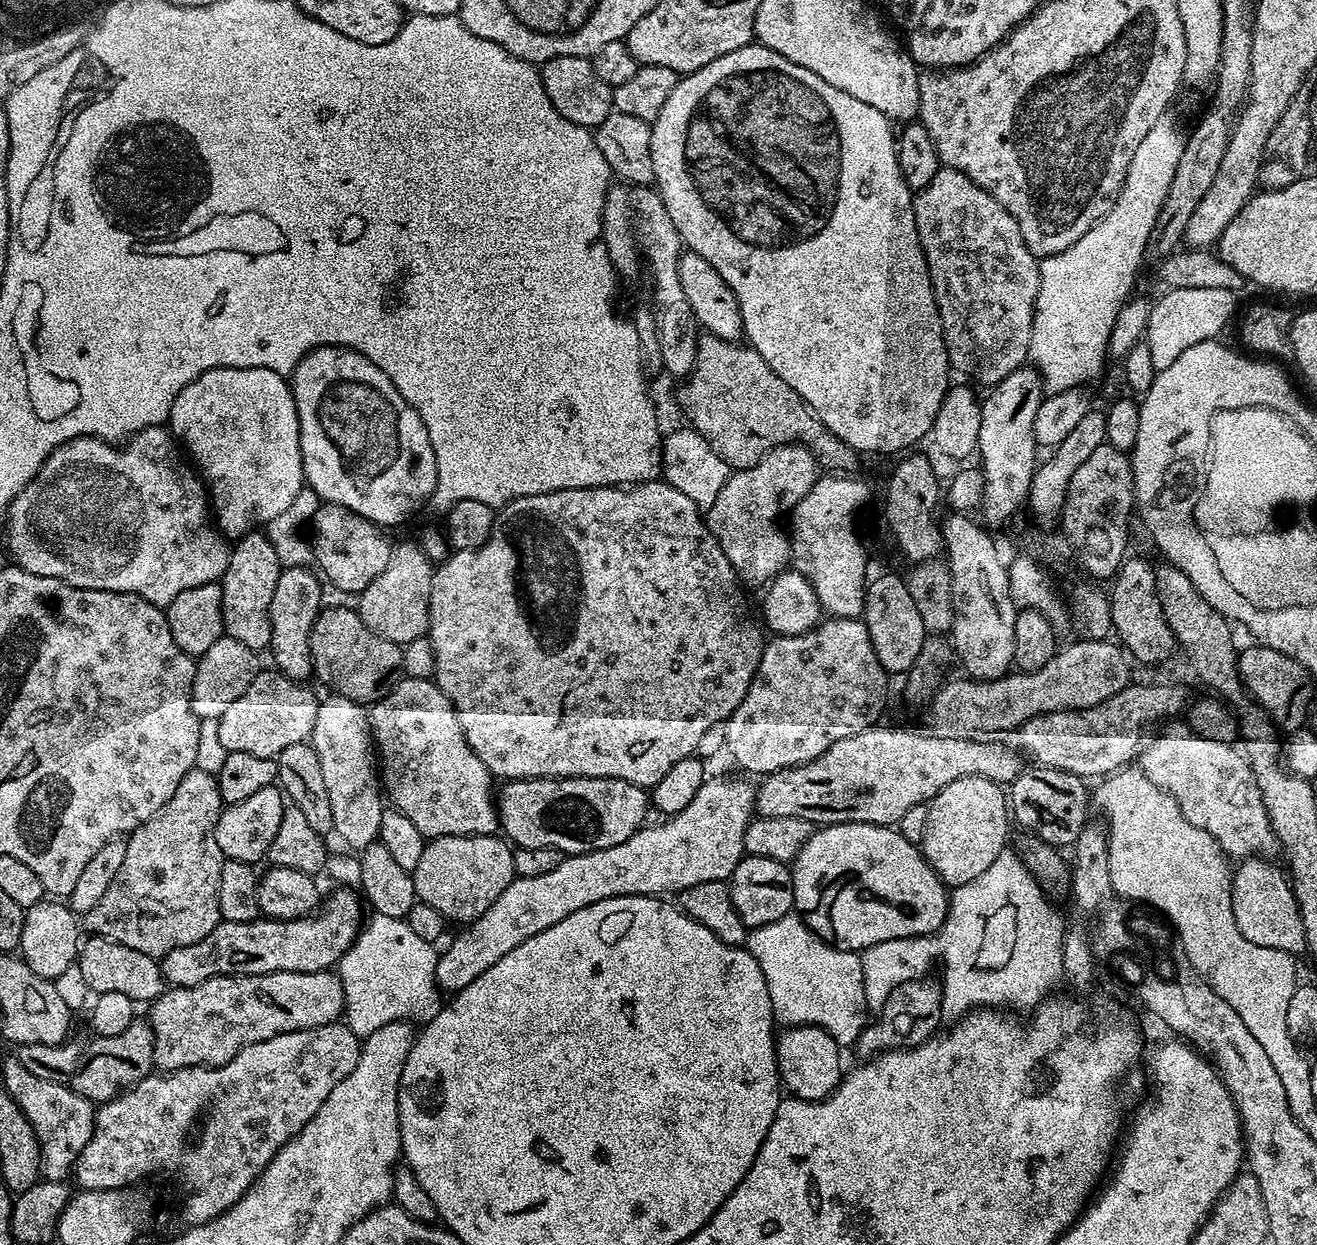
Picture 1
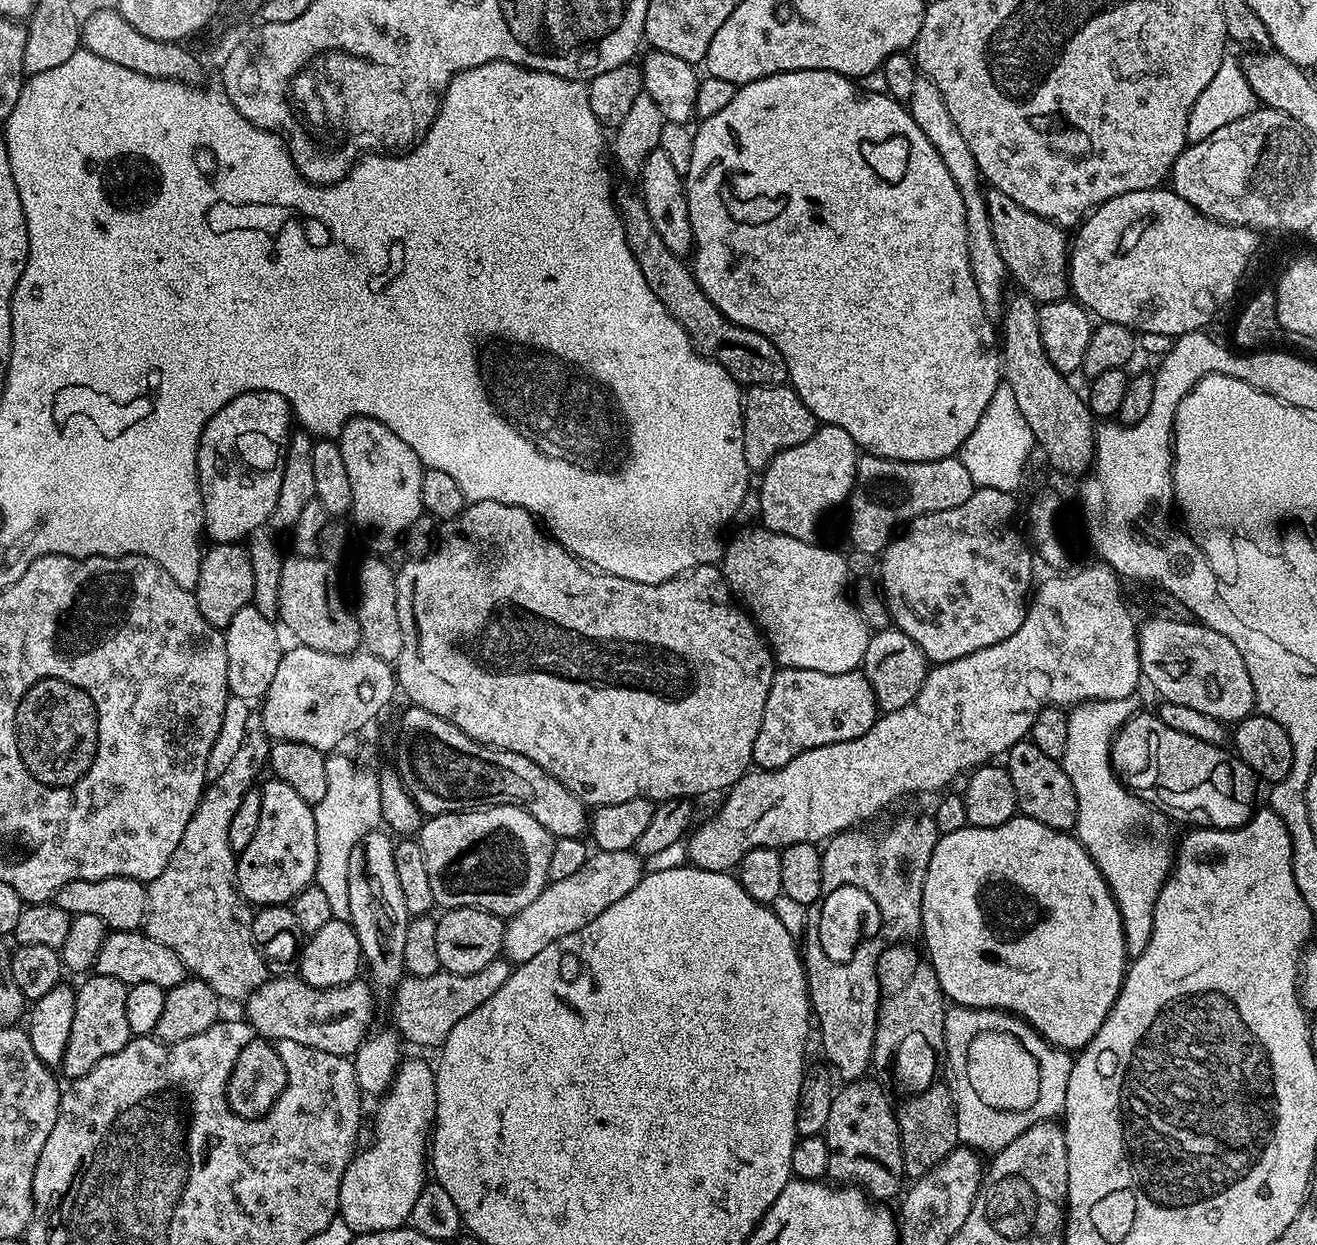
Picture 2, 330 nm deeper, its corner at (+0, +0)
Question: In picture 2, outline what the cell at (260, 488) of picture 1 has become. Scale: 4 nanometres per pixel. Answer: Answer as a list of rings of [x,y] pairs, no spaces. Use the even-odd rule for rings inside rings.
[[[243,392],[238,398],[226,402],[226,406],[206,422],[196,455],[196,476],[200,479],[204,526],[213,541],[240,542],[267,524],[278,502],[278,490],[282,490],[282,470],[288,457],[291,424],[294,424],[294,416],[288,400],[273,392]]]

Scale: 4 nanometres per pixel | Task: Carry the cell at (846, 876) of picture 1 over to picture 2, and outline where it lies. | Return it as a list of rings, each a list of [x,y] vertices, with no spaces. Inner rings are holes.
[[[1015,815],[997,828],[966,827],[954,830],[954,834],[940,836],[926,870],[924,889],[922,890],[922,941],[928,947],[927,959],[936,971],[936,977],[945,997],[953,1005],[962,1008],[999,1008],[1001,1012],[1010,1012],[1013,1017],[1025,1020],[1040,1033],[1053,1048],[1065,1050],[1083,1050],[1098,1034],[1102,1022],[1116,1004],[1120,987],[1124,984],[1126,965],[1129,963],[1128,944],[1124,941],[1124,927],[1116,899],[1104,881],[1104,875],[1090,858],[1088,851],[1080,845],[1075,835],[1067,832],[1055,832],[1042,822],[1034,822],[1029,816]]]

